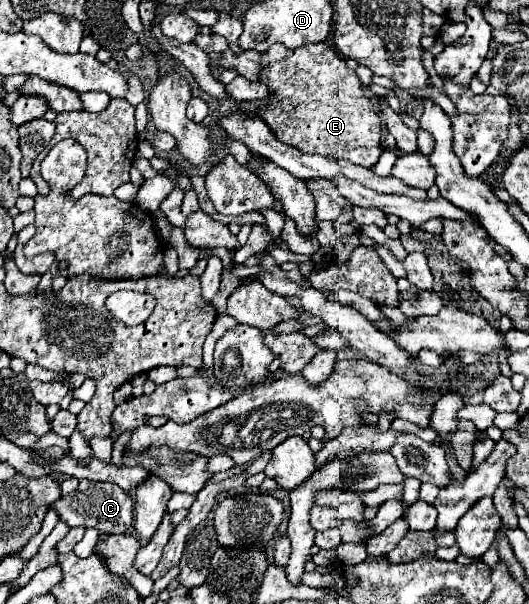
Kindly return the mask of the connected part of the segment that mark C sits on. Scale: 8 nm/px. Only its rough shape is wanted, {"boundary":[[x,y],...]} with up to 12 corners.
{"boundary":[[80,480],[56,500],[70,528],[124,534],[134,522],[132,498],[108,482]]}

